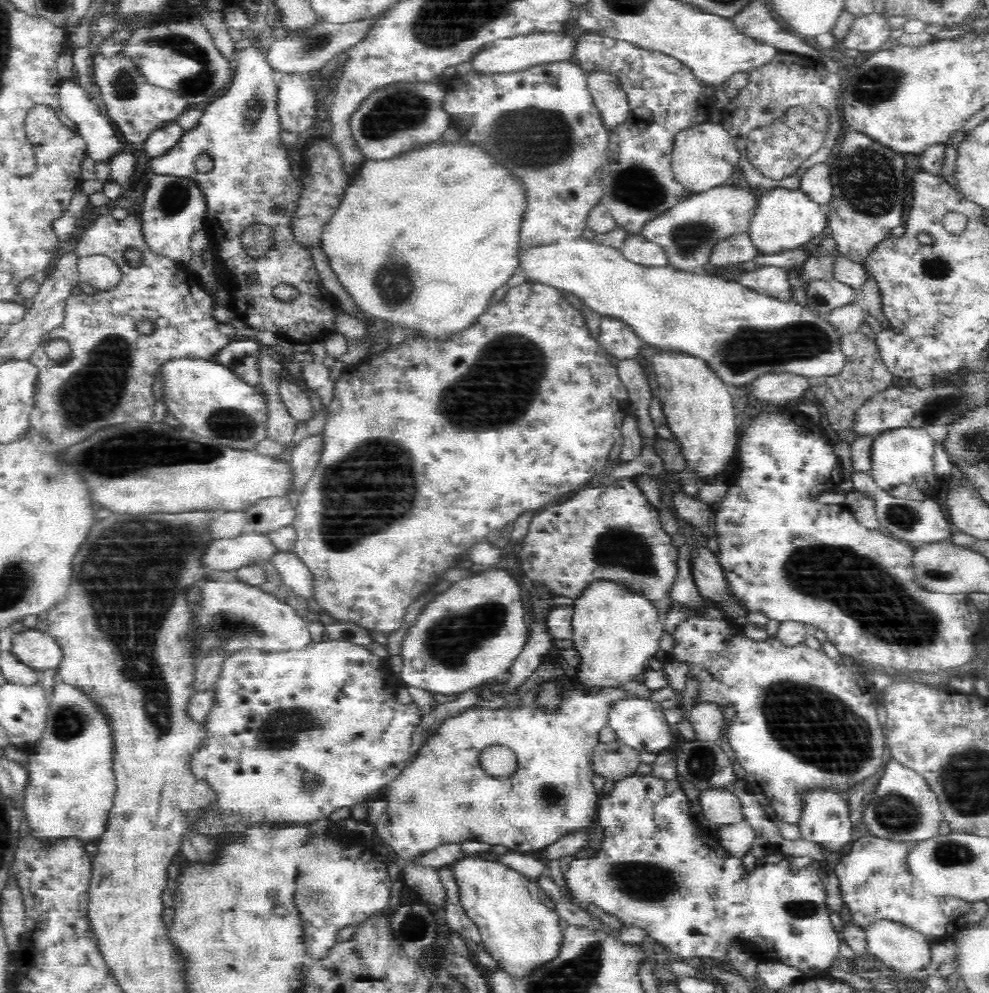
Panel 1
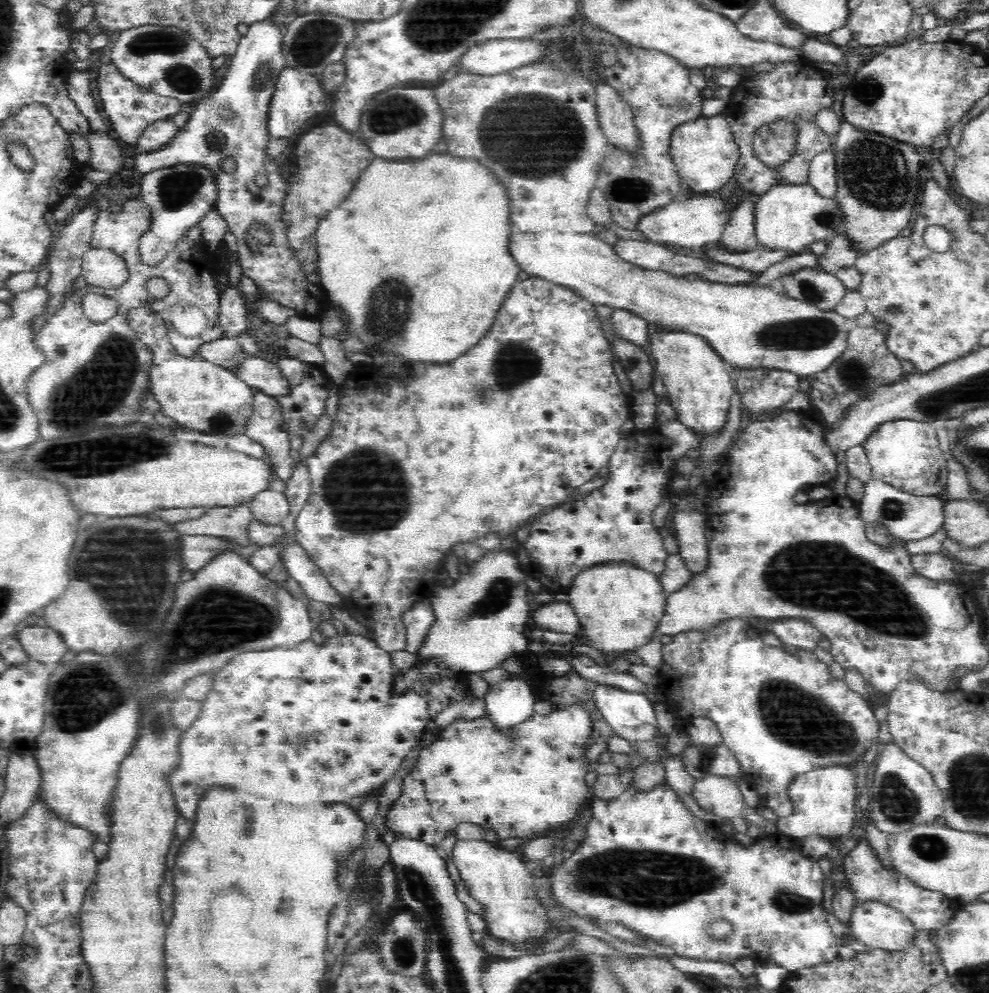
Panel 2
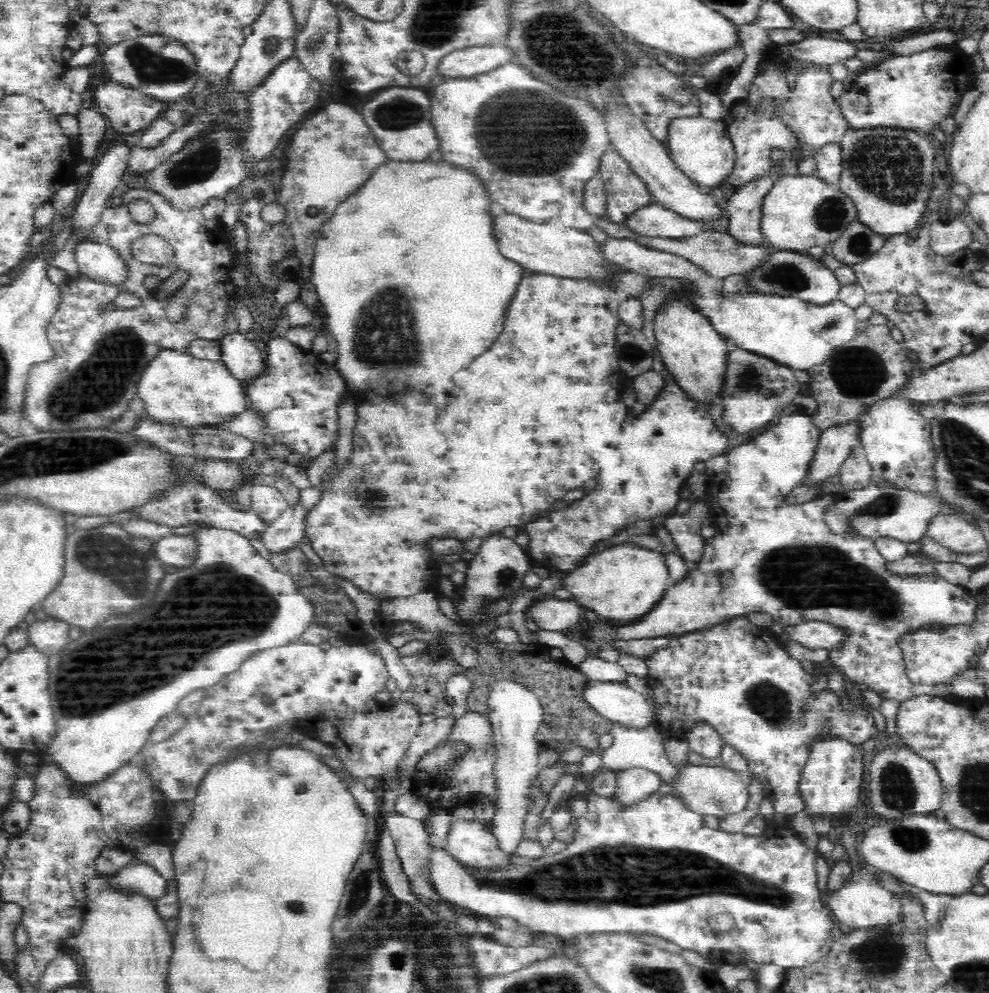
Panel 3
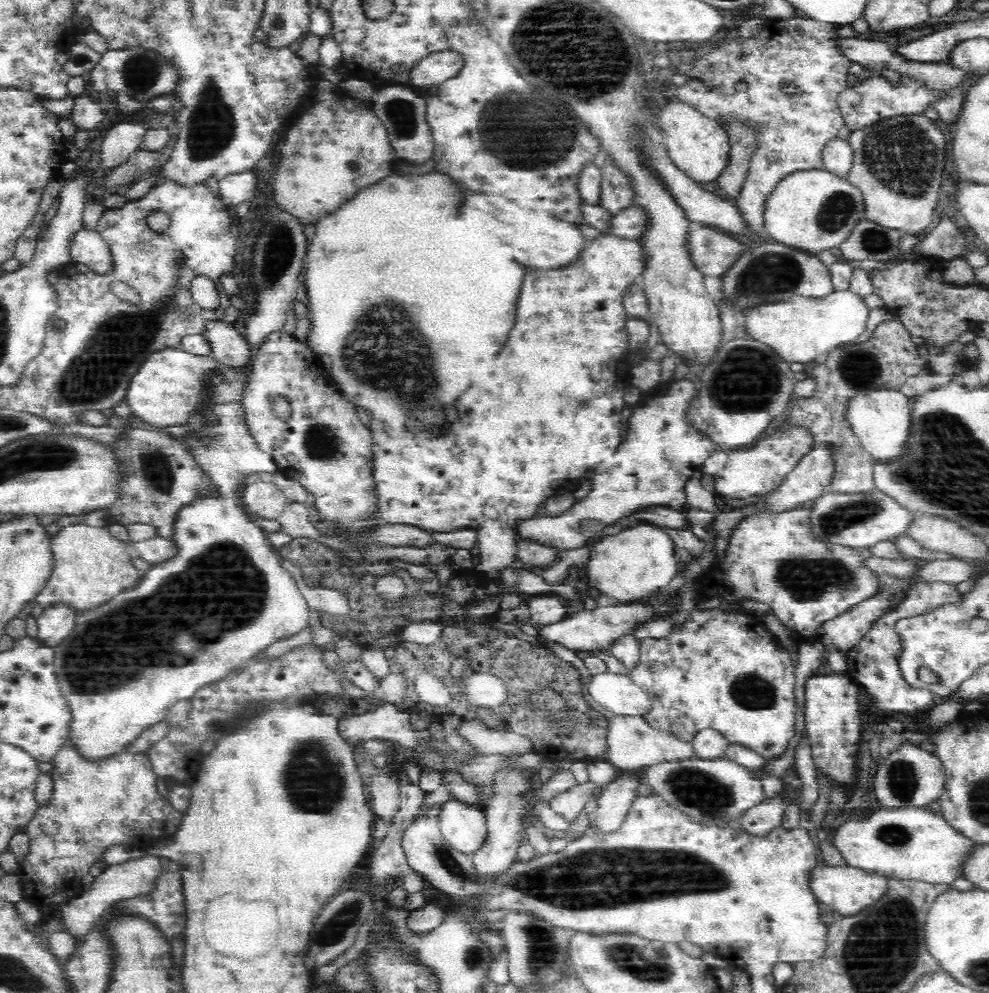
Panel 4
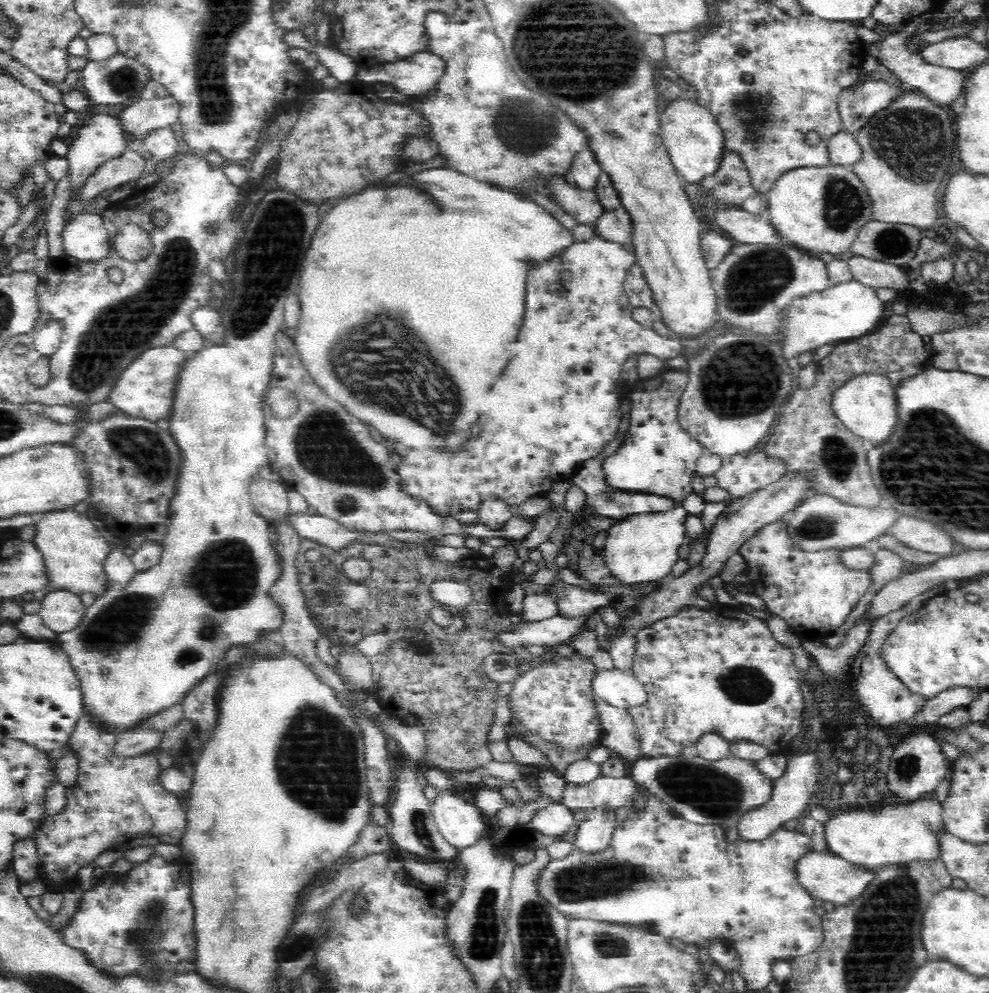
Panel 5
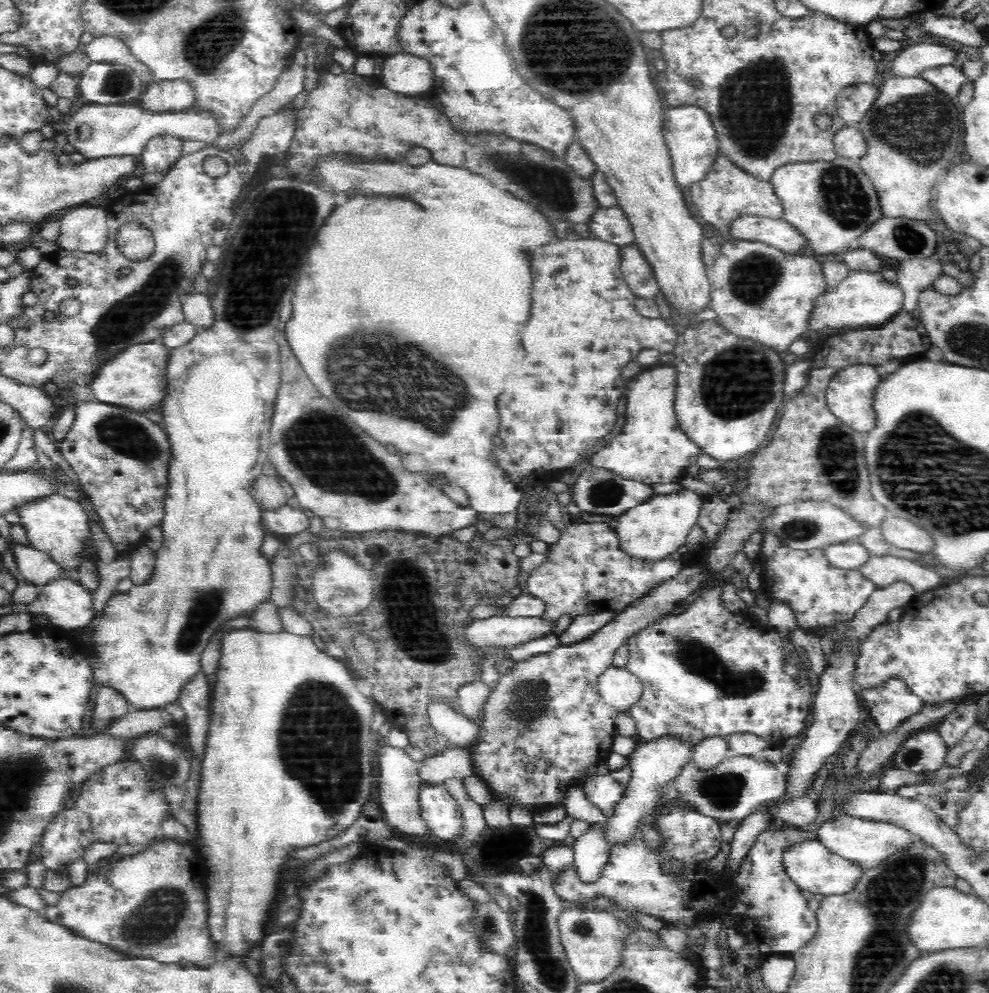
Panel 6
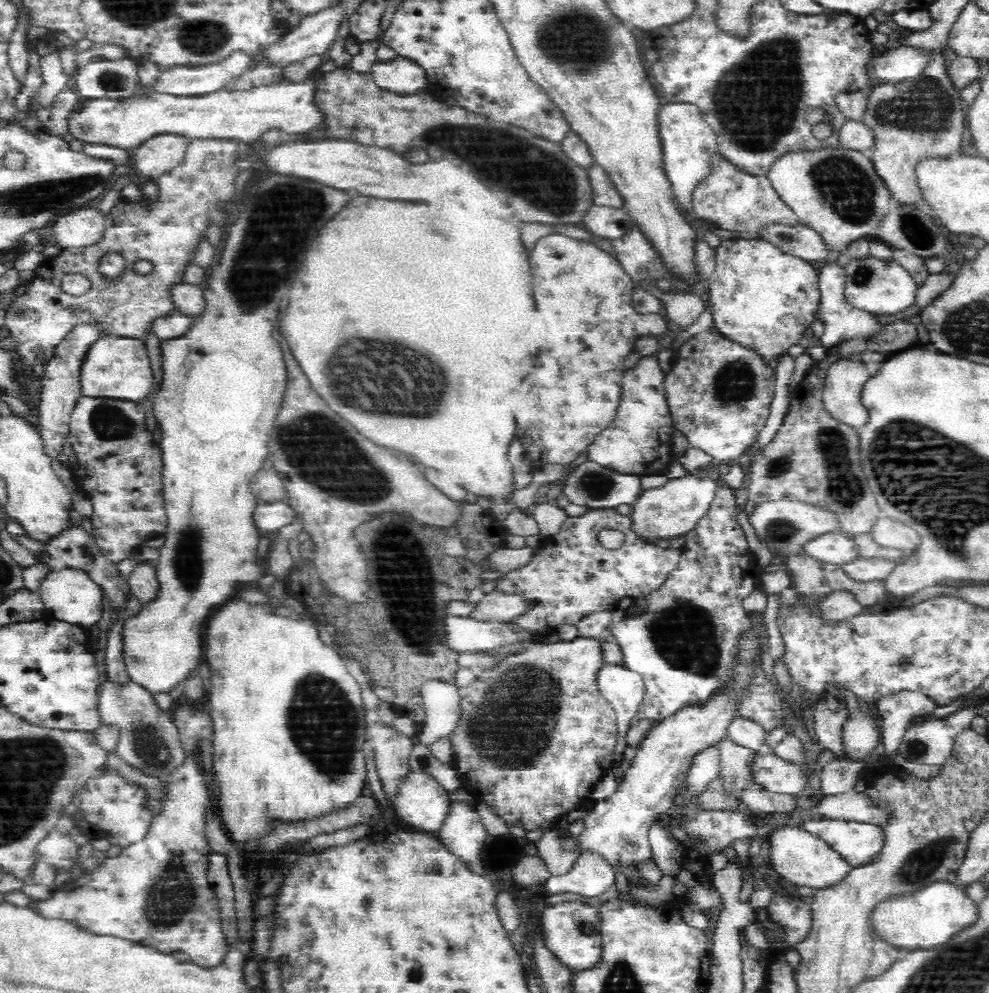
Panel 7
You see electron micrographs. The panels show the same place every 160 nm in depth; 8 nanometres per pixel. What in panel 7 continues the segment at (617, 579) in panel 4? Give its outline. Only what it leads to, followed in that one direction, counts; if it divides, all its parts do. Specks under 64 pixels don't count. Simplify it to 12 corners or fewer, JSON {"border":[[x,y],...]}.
{"border":[[715,474],[645,490],[630,514],[648,545],[682,538],[708,512]]}

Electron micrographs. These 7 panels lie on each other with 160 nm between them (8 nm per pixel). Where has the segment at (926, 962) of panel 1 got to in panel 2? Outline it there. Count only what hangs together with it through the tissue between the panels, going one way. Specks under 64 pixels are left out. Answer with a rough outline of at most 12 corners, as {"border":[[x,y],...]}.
{"border":[[870,902],[854,910],[849,936],[870,951],[916,946],[900,912]]}

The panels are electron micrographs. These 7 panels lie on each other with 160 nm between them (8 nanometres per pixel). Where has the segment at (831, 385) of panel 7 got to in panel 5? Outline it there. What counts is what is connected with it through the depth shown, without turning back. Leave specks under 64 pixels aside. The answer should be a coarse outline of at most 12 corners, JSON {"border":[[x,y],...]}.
{"border":[[886,375],[851,378],[832,411],[869,447],[896,432],[897,390]]}

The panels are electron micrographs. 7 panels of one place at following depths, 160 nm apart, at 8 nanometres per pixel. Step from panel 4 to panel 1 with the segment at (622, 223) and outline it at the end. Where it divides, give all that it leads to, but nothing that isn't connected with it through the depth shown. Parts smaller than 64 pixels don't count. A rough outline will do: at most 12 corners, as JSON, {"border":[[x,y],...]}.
{"border":[[726,183],[683,199],[641,233],[671,267],[702,270],[749,232],[762,198]]}

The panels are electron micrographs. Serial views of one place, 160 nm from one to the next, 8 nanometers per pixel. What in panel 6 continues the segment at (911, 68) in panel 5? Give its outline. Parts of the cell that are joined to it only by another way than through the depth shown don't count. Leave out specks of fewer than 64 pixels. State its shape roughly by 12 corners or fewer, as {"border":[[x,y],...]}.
{"border":[[953,65],[920,70],[914,79],[956,99],[967,81]]}

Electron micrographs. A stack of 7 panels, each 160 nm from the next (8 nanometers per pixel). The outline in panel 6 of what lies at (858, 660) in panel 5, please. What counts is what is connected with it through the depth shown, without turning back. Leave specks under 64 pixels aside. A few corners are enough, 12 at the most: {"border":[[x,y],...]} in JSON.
{"border":[[896,677],[862,686],[862,707],[881,732],[920,712],[923,700]]}

